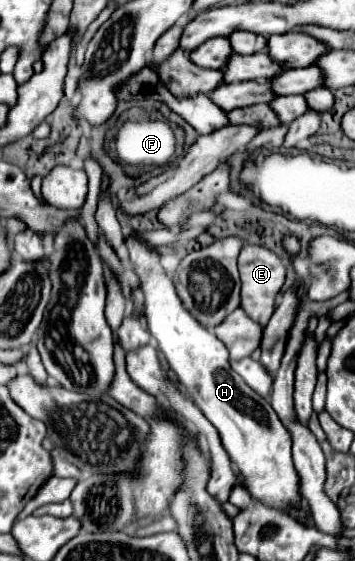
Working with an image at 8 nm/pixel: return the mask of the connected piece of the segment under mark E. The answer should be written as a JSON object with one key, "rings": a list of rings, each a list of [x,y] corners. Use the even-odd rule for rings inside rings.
{"rings":[[[245,245],[239,253],[239,275],[241,275],[241,307],[247,311],[247,315],[261,325],[267,325],[269,317],[273,315],[277,293],[285,281],[285,263],[267,247],[261,245]]]}

